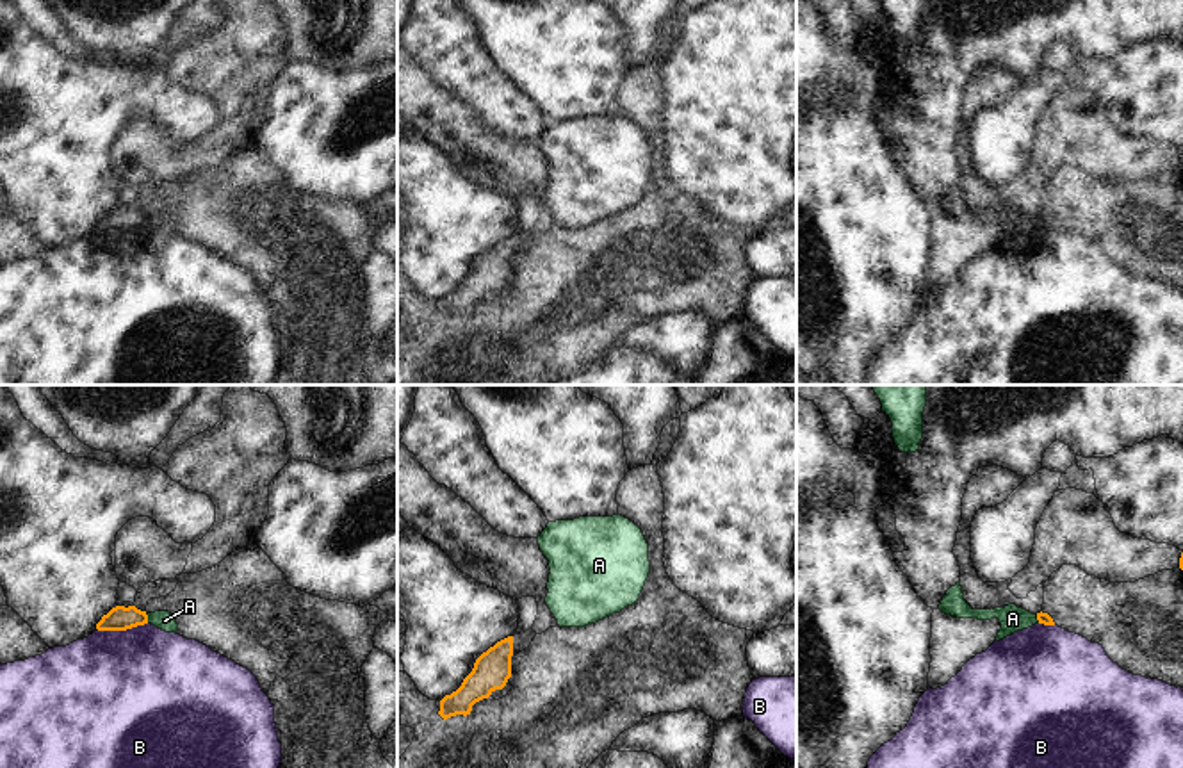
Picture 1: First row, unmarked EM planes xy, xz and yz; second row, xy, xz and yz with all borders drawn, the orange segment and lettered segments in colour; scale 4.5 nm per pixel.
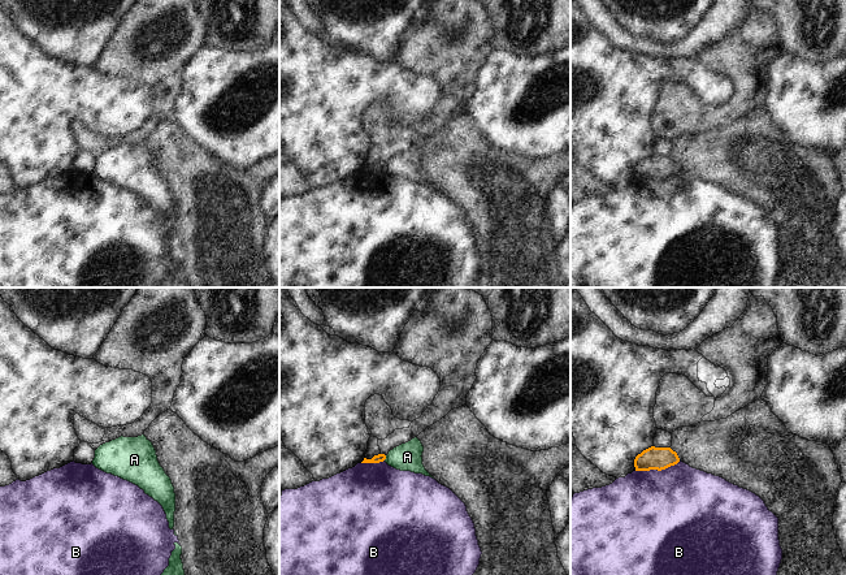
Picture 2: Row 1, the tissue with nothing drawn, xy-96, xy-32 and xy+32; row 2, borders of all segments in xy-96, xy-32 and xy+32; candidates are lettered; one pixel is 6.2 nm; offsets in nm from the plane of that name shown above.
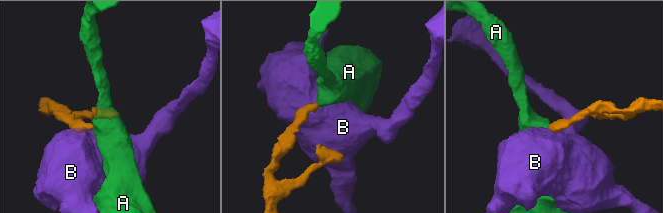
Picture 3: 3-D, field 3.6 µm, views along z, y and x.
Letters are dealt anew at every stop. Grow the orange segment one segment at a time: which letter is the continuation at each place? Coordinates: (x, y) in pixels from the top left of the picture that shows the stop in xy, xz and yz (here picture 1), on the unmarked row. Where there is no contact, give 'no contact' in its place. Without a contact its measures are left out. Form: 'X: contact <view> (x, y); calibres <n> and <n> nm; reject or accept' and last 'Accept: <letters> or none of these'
A: contact xy (146, 220); calibres 110 and 90 nm; reject
B: contact xy (122, 230); calibres 110 and 500 nm; reject
Accept: none of these

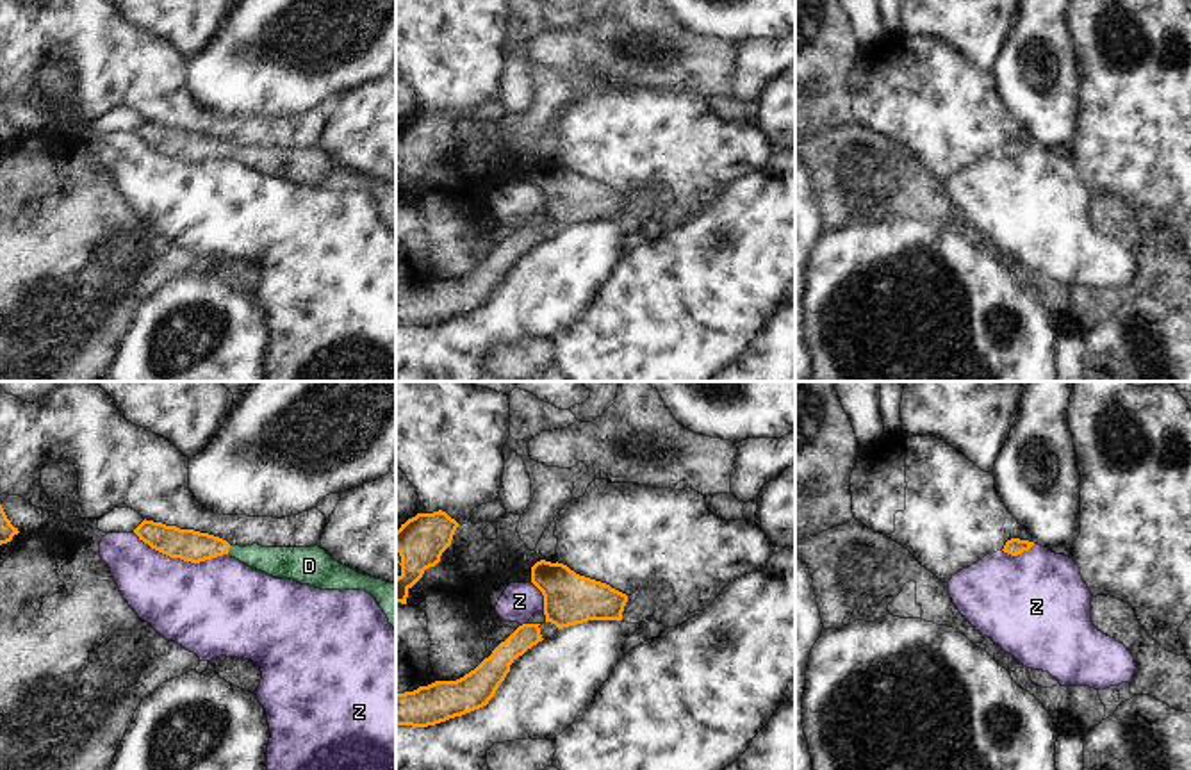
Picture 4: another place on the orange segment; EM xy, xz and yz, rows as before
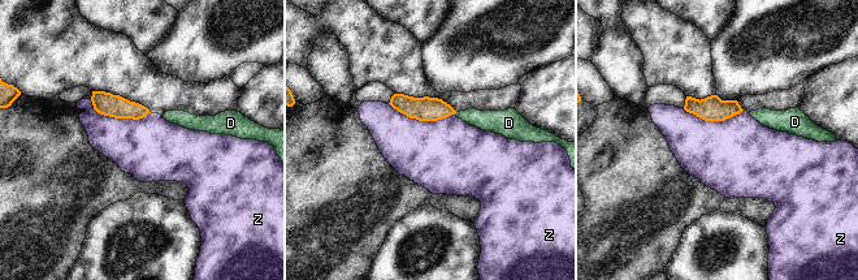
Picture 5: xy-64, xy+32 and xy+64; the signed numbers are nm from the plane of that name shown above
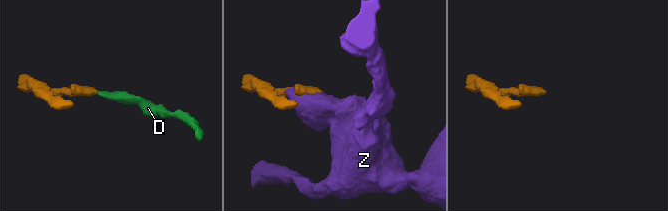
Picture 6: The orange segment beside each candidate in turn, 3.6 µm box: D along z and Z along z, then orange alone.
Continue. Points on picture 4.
D: contact xy (229, 148); calibres 140 and 140 nm; accept
Z: contact xy (180, 159); calibres 140 and 400 nm; reject
Accept: D

